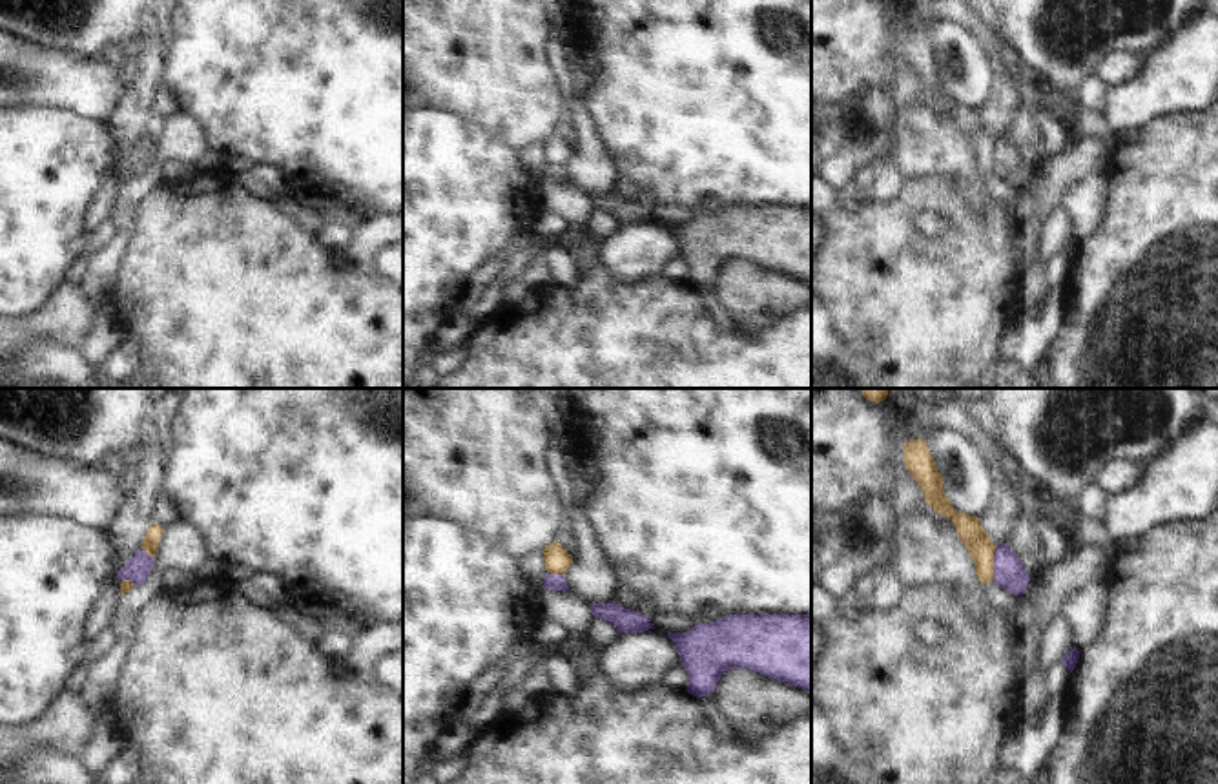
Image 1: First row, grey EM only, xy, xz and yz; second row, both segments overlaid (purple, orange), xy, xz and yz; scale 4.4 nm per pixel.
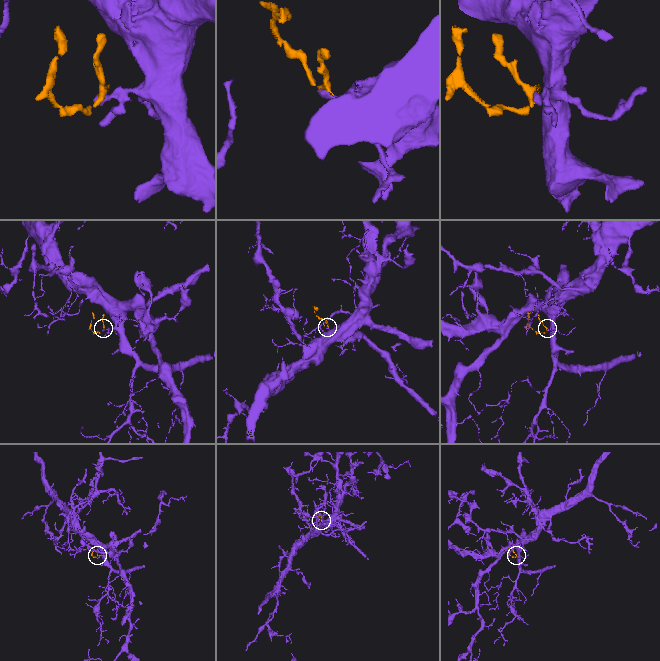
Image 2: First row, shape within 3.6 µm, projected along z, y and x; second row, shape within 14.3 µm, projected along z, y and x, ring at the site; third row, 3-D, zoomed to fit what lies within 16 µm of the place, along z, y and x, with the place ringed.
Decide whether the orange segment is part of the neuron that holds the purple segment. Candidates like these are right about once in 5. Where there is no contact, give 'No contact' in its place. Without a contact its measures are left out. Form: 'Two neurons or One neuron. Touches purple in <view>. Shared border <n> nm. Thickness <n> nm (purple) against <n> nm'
Two neurons. Touches purple in yz. Shared border 150 nm. Thickness 140 nm (purple) against 120 nm

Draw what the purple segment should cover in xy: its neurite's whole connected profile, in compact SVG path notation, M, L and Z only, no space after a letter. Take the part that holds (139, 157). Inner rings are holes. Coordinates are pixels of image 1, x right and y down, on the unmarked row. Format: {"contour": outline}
{"contour": "M139 140L124 159L117 162L117 170L129 171L135 179L144 175L155 157L155 148L148 148L144 140Z"}

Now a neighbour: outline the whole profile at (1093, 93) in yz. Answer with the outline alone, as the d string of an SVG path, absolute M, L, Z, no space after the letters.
M1096 73L1087 77L1078 91L1076 106L1105 111L1107 89L1107 84Z

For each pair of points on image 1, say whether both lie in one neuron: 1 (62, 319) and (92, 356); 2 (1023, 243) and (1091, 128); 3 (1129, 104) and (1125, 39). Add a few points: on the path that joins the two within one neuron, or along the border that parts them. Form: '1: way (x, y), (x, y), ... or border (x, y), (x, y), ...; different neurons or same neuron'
1: border (99, 307), (97, 318), (75, 349); different neurons
2: border (1074, 135), (1094, 135), (1111, 150); different neurons
3: border (1178, 33), (1144, 61); different neurons

